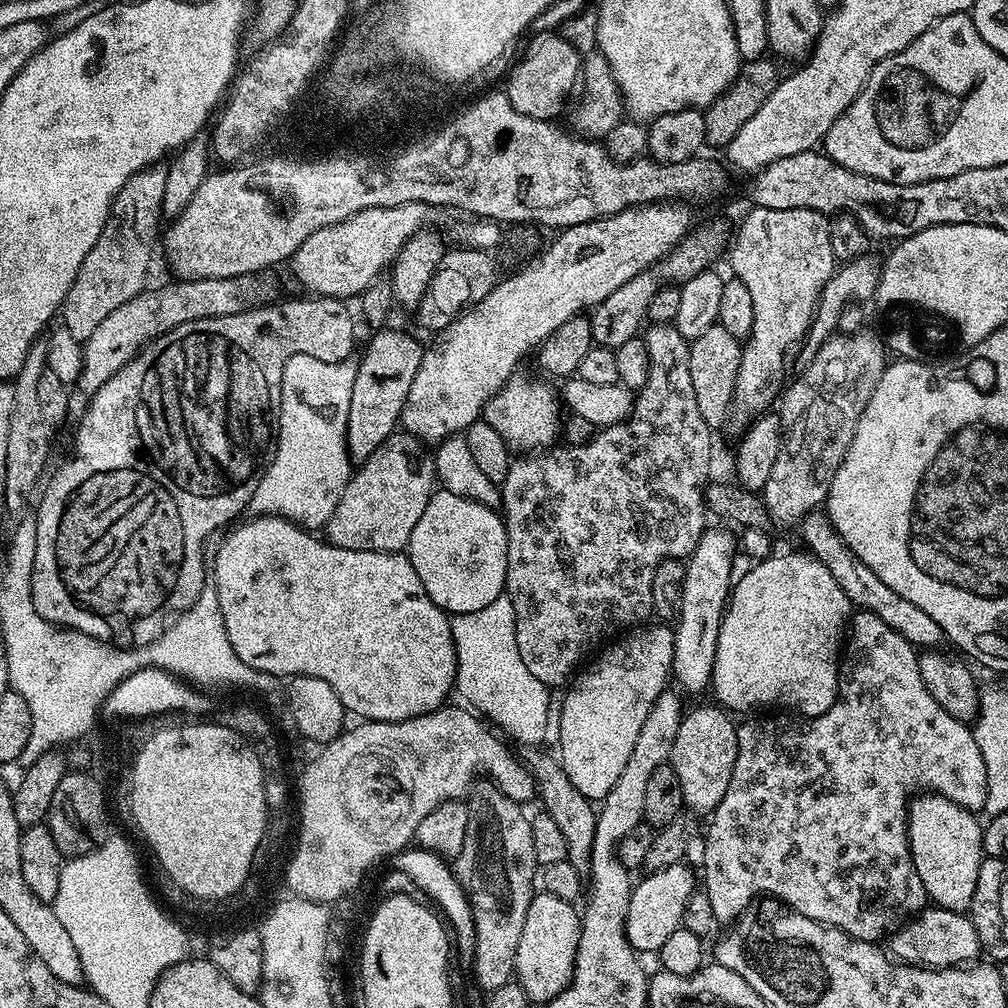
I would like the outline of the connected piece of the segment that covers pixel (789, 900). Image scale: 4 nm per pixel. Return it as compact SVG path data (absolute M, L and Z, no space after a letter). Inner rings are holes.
M863 610L857 613L850 620L850 639L846 644L846 663L842 668L840 695L824 713L811 718L796 718L796 721L775 720L768 716L765 720L748 720L737 727L738 758L734 762L734 774L730 778L726 798L722 798L716 811L711 813L708 837L704 840L702 888L708 893L710 906L714 906L717 925L731 925L740 919L748 905L757 897L767 894L820 924L841 928L855 940L883 941L883 936L884 939L891 937L892 933L903 928L913 916L923 912L929 903L928 891L922 884L922 878L918 876L918 870L912 861L912 848L908 845L908 809L913 797L921 790L927 790L937 796L945 796L950 802L967 808L969 812L979 813L984 807L988 797L988 774L975 731L965 721L942 710L934 694L926 688L926 682L922 682L920 657L910 641L886 626L886 622L878 618L878 614Z

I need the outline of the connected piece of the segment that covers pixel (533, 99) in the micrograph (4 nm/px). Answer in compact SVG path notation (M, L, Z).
M555 31L540 32L528 44L528 49L520 56L520 61L512 68L512 73L508 76L508 88L506 87L506 95L510 103L514 106L514 110L518 110L522 114L532 116L535 120L555 121L556 115L564 108L564 99L572 92L572 87L577 87L578 81L582 76L582 56L576 51L574 45L566 40Z

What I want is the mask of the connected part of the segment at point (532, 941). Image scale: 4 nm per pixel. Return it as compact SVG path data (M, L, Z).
M540 890L533 895L530 910L526 910L526 922L522 922L522 938L518 938L515 979L526 990L529 1001L544 1005L554 999L572 982L576 965L576 951L580 937L581 913L570 900L554 898L554 894Z

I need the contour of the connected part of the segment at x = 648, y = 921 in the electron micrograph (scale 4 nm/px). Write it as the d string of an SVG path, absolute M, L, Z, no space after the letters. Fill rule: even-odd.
M681 862L660 868L656 872L648 872L641 884L632 889L630 906L628 907L628 941L637 953L659 953L660 947L684 923L684 911L690 902L698 880L692 877L687 863Z

